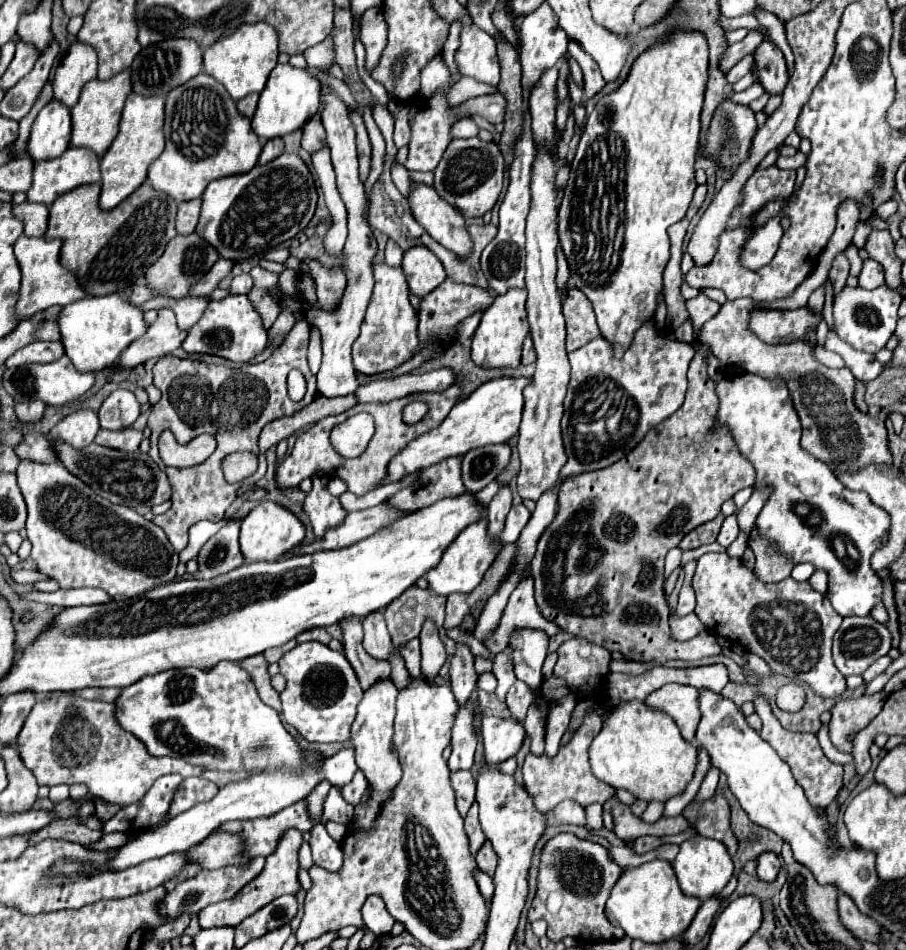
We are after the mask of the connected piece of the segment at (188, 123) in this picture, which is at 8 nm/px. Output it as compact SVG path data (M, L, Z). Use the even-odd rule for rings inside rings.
M198 74L192 82L168 94L164 136L166 148L150 164L148 180L176 202L200 198L212 180L252 170L262 150L260 138L252 132L250 118L238 114L230 94L208 74Z

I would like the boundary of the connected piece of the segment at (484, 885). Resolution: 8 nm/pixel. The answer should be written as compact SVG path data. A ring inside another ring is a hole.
M478 868L474 870L474 878L476 878L476 884L478 884L478 888L480 888L480 894L482 894L484 898L490 898L492 892L494 892L492 878L490 878L490 876L484 876Z

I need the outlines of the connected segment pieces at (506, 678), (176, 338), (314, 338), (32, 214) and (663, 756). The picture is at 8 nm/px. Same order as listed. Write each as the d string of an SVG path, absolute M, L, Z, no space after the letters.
M504 650L494 656L492 672L498 678L496 696L498 696L500 702L504 702L508 688L514 684L514 680L517 680L516 676L514 676L514 670L512 670L512 660L508 658L508 650Z
M160 308L158 318L154 324L148 326L148 334L144 338L138 338L124 350L120 356L120 366L138 366L144 364L148 358L154 356L166 356L172 350L180 348L180 344L186 338L186 330L180 330L176 324L176 316L168 308Z
M316 326L310 328L310 348L308 348L308 364L310 370L316 374L320 368L322 360L322 340L320 340L320 330Z
M24 202L12 208L12 212L16 214L16 218L20 218L24 222L24 234L26 236L44 236L46 234L46 226L48 226L48 208L44 204L32 204L32 202Z
M620 702L618 706L614 706L614 710L612 710L610 718L604 722L600 734L592 740L588 754L590 754L592 774L600 782L606 782L618 790L626 790L644 802L652 802L652 800L668 802L670 798L680 796L686 790L688 782L692 782L694 770L698 766L698 746L694 746L692 742L682 738L676 722L672 718L668 718L660 710L648 708L644 702Z

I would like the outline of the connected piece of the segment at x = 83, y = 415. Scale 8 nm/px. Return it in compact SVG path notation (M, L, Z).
M76 410L72 414L68 414L66 418L62 418L48 434L48 438L70 444L76 450L86 448L88 444L92 444L96 432L100 430L98 426L98 416L92 410Z

